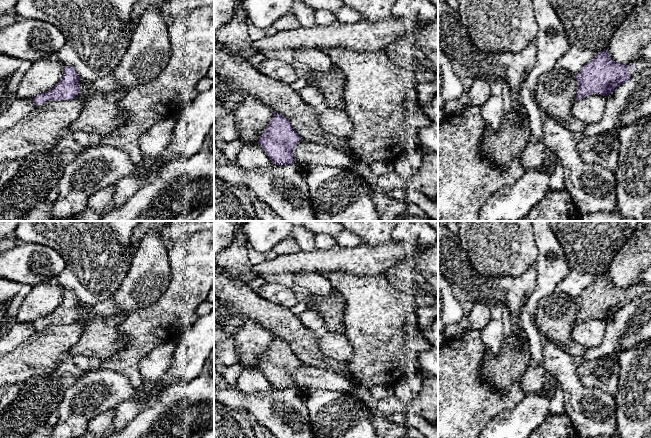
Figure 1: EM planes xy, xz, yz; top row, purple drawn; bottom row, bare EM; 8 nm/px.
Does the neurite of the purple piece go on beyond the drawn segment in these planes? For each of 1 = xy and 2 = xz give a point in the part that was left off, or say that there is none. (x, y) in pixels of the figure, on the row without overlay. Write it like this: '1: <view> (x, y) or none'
1: none
2: none

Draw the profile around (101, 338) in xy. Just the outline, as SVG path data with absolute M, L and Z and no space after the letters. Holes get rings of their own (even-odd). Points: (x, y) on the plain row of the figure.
M93 317L85 324L79 341L70 348L68 353L73 356L109 359L125 345L118 329L120 321L119 317Z

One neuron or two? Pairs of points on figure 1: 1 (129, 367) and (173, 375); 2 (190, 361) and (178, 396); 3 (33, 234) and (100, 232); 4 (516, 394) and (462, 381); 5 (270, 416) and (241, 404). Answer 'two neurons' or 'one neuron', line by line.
1: two neurons
2: two neurons
3: one neuron
4: one neuron
5: one neuron

